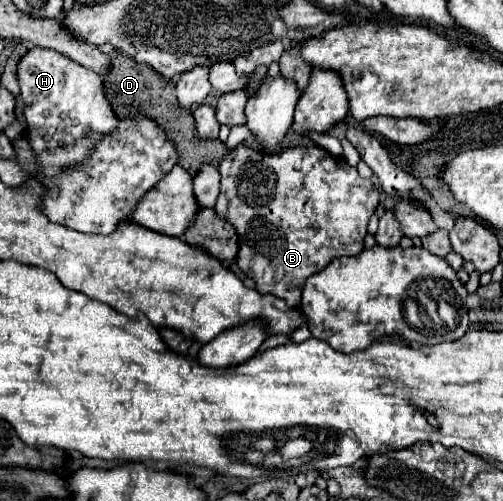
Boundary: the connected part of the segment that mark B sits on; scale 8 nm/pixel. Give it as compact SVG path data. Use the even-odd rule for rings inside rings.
M239 144L219 164L219 172L221 172L221 194L217 198L215 212L217 212L217 216L221 216L223 220L229 220L237 228L237 234L239 234L239 254L237 254L237 260L235 262L237 262L237 266L249 278L255 280L257 290L261 294L273 294L277 298L283 298L289 308L295 308L301 302L301 290L305 286L305 280L311 274L321 272L335 258L341 258L341 256L357 256L363 250L363 238L367 236L367 222L375 214L375 206L379 202L379 192L377 192L377 188L373 188L375 186L373 180L361 178L357 174L357 168L349 166L345 162L345 158L341 158L341 156L335 158L335 156L327 154L327 150L323 150L319 146L295 146L295 148L281 148L281 150L275 150L275 152L261 152L261 150L253 150L253 148L247 148L243 144Z

